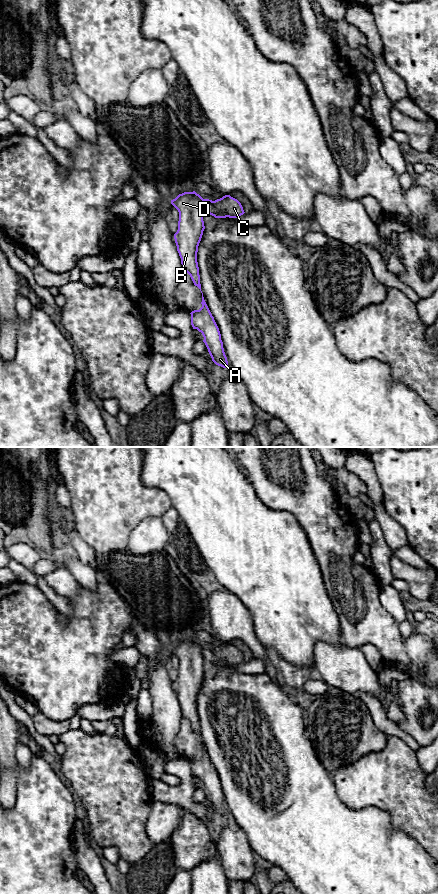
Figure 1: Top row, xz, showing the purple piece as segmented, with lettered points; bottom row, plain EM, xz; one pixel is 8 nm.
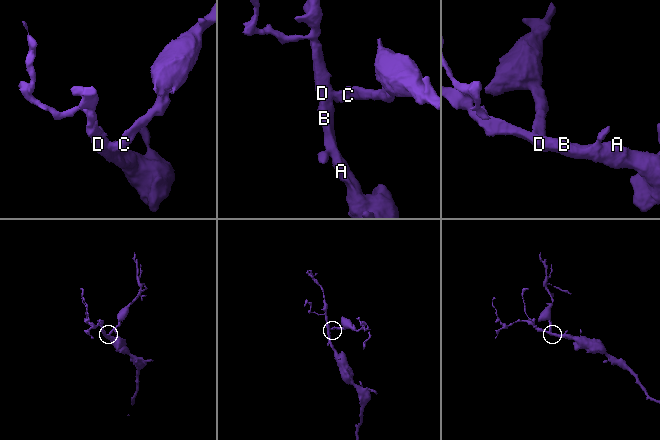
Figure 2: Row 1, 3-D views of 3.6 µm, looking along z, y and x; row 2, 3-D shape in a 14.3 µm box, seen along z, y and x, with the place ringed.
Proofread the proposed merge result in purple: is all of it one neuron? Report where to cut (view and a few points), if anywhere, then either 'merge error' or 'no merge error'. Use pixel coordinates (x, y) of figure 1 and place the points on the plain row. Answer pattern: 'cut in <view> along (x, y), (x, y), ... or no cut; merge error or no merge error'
cut in xz along (203, 647), (202, 660); merge error

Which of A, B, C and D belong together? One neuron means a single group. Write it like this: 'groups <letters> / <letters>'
groups A B D / C

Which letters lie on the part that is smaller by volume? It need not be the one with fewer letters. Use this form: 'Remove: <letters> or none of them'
Remove: C

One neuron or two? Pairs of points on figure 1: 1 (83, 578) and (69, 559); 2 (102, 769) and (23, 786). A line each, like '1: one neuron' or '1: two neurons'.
1: one neuron
2: two neurons

